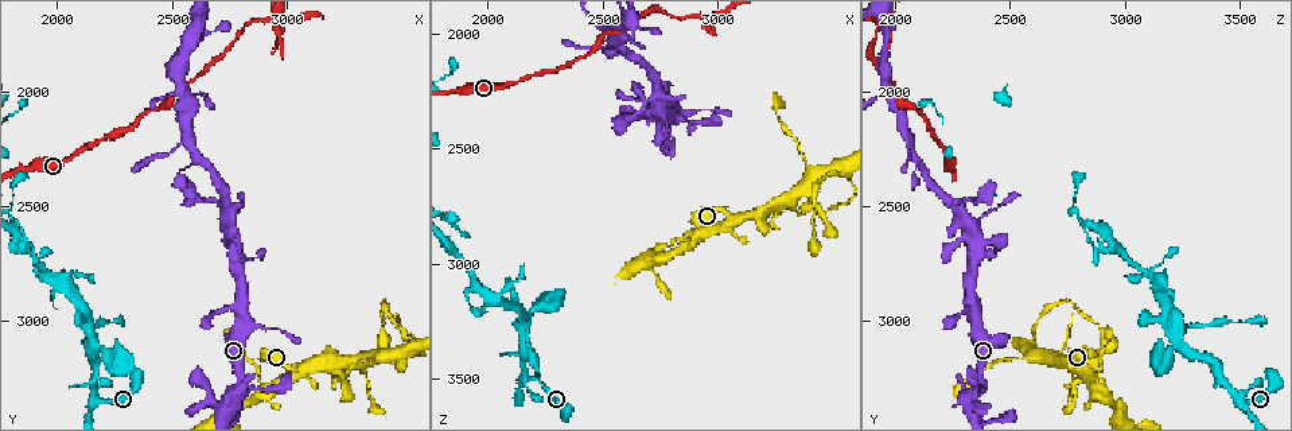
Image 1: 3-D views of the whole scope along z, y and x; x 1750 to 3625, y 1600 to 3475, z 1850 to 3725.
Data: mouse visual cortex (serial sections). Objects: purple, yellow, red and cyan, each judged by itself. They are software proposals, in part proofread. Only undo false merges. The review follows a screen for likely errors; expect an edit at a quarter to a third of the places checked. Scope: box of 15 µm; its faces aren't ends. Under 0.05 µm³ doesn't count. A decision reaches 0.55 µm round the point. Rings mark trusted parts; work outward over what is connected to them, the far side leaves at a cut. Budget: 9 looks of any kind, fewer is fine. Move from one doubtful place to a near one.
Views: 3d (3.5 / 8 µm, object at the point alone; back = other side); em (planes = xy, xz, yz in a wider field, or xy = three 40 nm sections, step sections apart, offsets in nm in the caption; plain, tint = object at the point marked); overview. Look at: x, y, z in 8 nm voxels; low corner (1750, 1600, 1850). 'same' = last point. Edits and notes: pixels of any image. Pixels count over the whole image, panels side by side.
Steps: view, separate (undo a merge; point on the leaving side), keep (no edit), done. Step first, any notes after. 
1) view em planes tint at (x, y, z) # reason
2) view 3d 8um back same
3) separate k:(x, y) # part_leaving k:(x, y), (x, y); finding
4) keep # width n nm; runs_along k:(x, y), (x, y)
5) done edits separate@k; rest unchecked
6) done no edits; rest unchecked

view 3d 3.5um at (2910, 3310, 2870) # small branch off a trunk

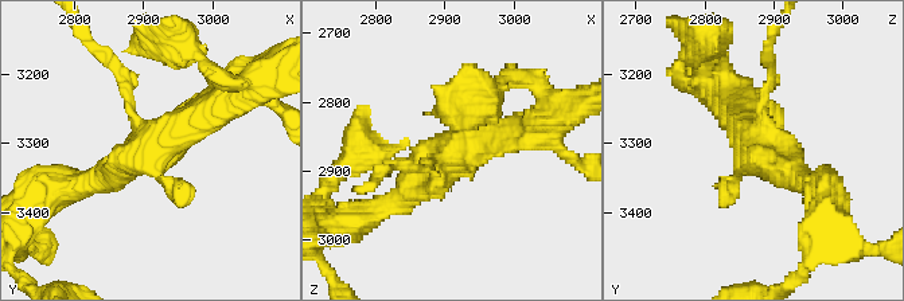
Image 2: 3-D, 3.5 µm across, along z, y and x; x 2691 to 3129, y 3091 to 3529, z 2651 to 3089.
view em xy step 2 plain at (2920, 3305, 2870) # shape alone is not enough

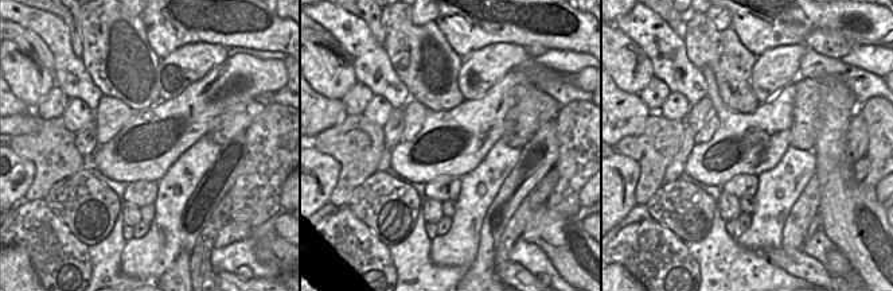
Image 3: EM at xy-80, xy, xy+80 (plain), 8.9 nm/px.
view em xy step 2 tint same # where the object lies

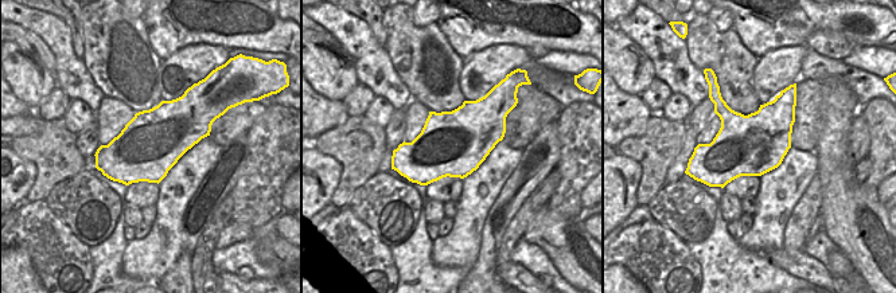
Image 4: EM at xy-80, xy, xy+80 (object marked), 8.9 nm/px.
keep # runs_along 2:(233, 94), (93, 182); one cell here

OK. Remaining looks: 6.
view 3d 3.5um at (2740, 3380, 2310) # four or more arms meet

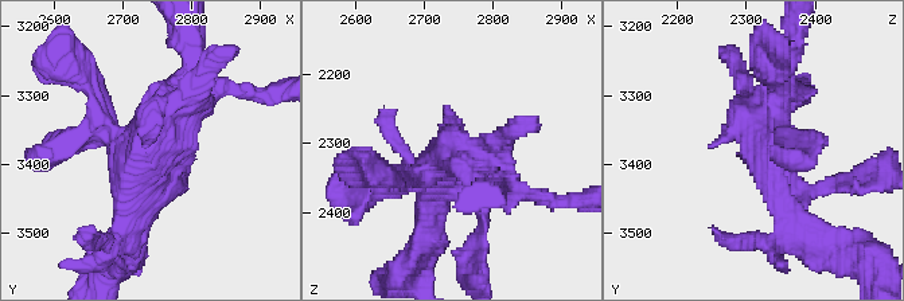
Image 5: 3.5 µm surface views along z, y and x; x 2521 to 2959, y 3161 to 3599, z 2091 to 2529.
view em xy step 1 tint at (2730, 3375, 2320)

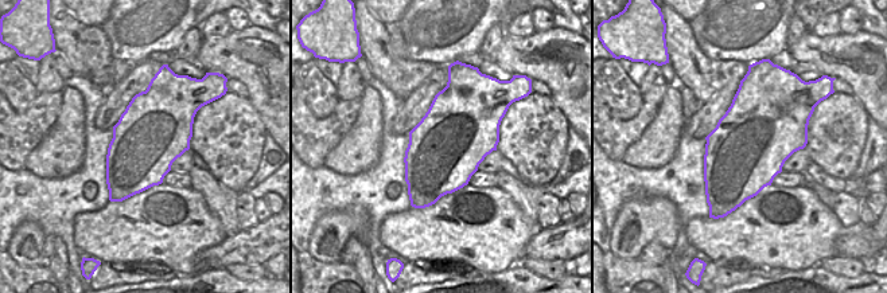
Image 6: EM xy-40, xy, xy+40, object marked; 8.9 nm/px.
keep # runs_along 5:(194, 83), (144, 145), (115, 137), (94, 92); all the same cell

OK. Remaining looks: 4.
view 3d 3.5um at (3250, 3260, 2780) # thin neck

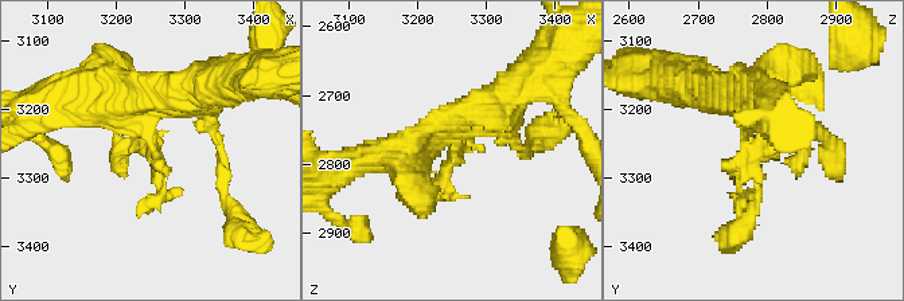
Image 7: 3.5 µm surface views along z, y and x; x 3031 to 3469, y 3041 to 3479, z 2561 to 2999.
view em xy step 2 tint at (3255, 3255, 2775)

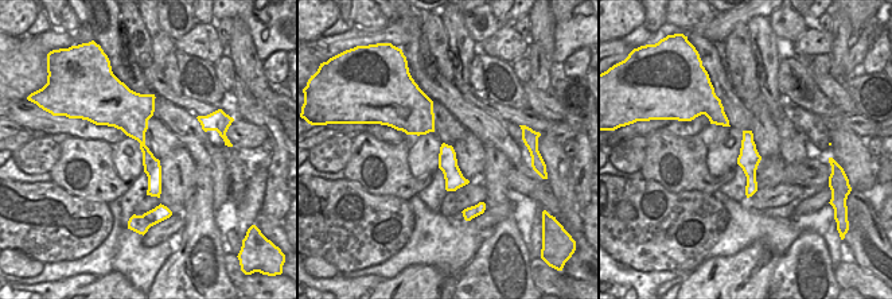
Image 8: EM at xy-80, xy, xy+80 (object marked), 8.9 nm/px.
keep # runs_along 8:(131, 94), (156, 193); one cell here

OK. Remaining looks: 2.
view 3d 3.5um at (2190, 3340, 3500) # abrupt turn

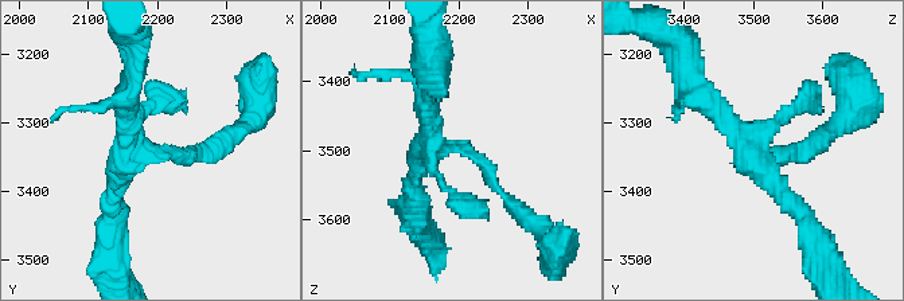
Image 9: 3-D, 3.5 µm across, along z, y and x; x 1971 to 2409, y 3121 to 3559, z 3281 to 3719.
view em xy step 1 tint at (2185, 3345, 3490) # need the tissue

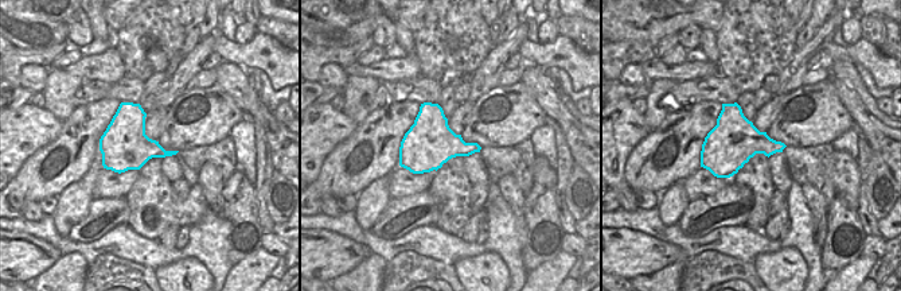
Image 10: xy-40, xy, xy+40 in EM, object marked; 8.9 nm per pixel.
keep # runs_along 9:(510, 203), (482, 161), (432, 141), (432, 93); continuous, no second cell

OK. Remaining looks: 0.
done no edits; rest unchecked

